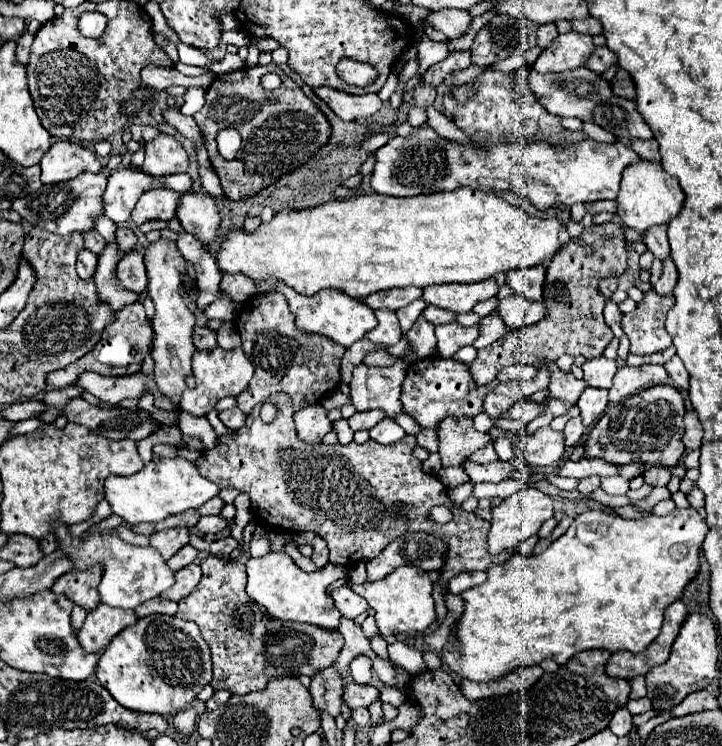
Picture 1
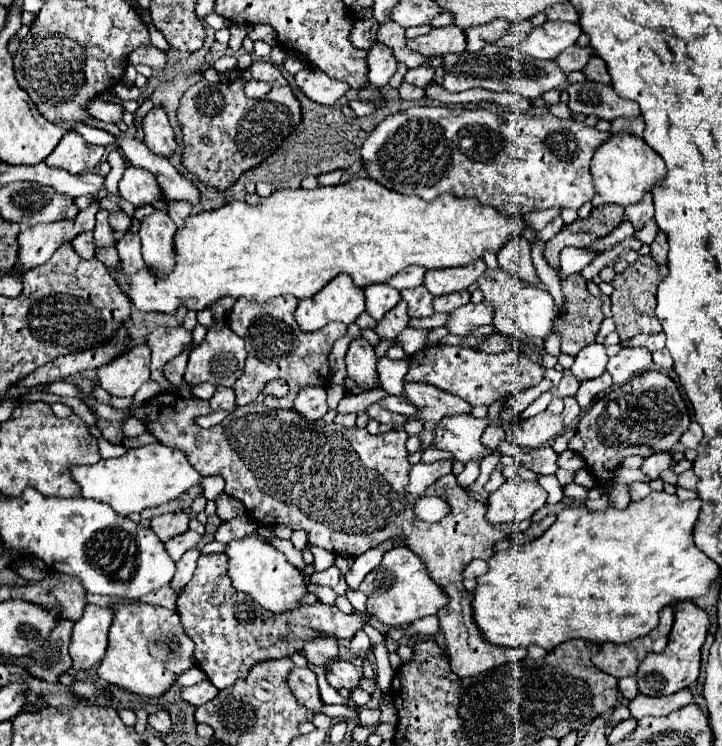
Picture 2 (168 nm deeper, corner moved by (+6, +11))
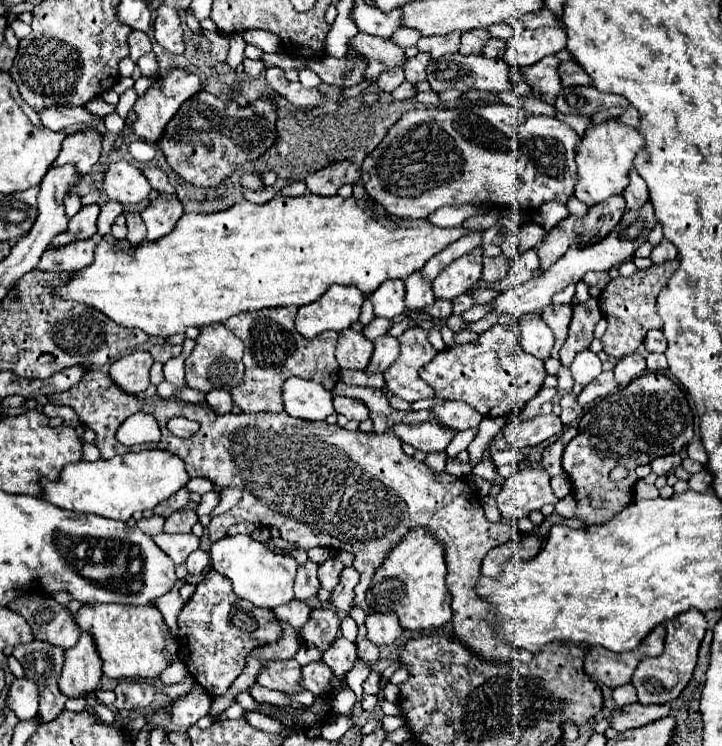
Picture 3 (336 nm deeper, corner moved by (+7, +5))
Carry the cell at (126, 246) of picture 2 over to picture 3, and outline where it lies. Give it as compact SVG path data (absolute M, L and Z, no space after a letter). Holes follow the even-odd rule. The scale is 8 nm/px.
M126 214L126 224L128 224L128 234L126 240L130 242L132 248L142 244L146 240L146 226L140 218L140 214Z

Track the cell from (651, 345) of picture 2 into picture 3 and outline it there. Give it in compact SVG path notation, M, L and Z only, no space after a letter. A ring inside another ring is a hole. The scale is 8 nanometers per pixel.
M650 330L648 334L646 334L646 338L644 338L644 350L646 352L656 352L656 354L662 354L664 350L666 350L666 338L664 338L664 334L662 334L662 330Z

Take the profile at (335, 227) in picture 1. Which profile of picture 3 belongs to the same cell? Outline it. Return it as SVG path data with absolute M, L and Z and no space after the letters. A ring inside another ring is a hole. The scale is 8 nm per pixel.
M274 196L266 204L242 200L216 214L184 214L166 238L160 238L158 242L142 242L138 250L126 246L124 240L116 244L100 242L94 250L94 262L86 270L74 272L72 280L54 292L62 294L66 300L94 306L120 326L140 328L154 336L172 336L184 332L188 326L202 328L204 324L224 322L226 318L248 310L306 306L316 302L332 284L354 284L360 292L370 294L384 280L408 278L448 244L472 234L466 226L440 228L426 218L414 220L392 214L386 214L386 218L398 228L386 228L378 220L374 206L360 206L354 196Z

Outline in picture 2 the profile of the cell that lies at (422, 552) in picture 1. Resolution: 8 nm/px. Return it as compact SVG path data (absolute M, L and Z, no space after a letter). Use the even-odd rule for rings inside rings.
M385 542L385 544L377 546L377 548L371 548L369 552L365 552L365 554L361 554L361 556L357 556L357 558L355 558L355 562L353 562L353 566L351 566L351 568L349 568L349 572L345 574L345 582L347 582L349 590L357 588L357 586L361 584L361 580L363 580L371 570L375 570L375 568L381 564L383 554L385 554L387 550L391 550L391 548L395 548L395 546L399 546L399 544Z

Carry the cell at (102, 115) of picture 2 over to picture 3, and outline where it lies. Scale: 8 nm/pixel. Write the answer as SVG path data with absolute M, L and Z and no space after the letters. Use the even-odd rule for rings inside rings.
M76 106L76 108L50 108L50 110L42 110L38 112L42 124L54 132L64 130L64 126L72 126L72 124L102 124L104 118L92 114L90 110L86 110L86 106Z

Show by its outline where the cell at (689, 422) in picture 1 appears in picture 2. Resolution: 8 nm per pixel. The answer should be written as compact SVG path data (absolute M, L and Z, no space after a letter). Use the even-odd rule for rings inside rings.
M691 422L689 430L683 434L681 442L683 442L685 448L697 448L697 444L701 442L701 438L703 438L703 432L701 432L699 424L697 424L697 422Z

